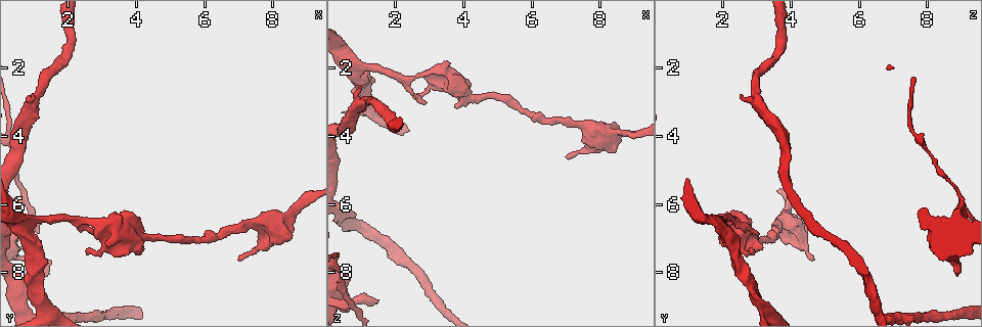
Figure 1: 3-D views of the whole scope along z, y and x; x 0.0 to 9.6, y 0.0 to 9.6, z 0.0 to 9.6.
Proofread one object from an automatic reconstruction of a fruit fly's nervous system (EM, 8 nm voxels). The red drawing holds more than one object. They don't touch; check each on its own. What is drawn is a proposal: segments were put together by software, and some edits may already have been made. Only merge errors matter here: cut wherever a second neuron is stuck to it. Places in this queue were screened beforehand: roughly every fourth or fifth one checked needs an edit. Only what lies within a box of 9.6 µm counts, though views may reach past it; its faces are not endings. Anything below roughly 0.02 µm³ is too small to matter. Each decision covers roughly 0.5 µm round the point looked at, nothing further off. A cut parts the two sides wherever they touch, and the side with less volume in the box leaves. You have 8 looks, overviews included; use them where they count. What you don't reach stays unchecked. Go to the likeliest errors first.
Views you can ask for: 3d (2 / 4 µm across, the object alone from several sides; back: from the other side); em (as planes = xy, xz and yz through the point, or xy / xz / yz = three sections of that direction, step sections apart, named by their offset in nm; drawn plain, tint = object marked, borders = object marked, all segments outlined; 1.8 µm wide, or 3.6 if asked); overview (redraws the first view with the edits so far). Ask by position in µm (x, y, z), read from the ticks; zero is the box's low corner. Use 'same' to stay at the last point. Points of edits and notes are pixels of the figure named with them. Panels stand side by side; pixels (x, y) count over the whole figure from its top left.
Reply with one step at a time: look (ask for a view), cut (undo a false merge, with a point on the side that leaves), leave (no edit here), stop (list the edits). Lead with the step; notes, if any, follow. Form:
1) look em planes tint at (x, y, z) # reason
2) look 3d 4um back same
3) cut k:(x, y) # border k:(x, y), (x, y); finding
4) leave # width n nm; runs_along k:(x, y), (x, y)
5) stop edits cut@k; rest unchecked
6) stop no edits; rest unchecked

look 3d 2um at (0.65, 6.05, 9.00) # thin arm on a thick one

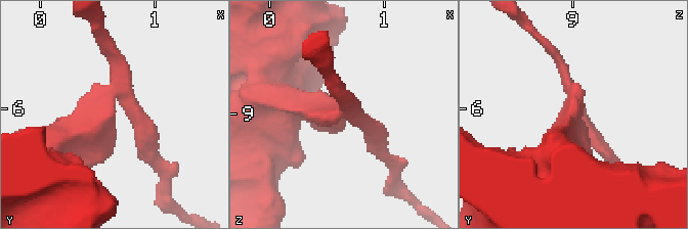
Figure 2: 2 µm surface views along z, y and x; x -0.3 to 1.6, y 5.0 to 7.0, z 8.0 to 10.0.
look em xy step 8 tint at (0.60, 6.04, 9.00) # arms 3

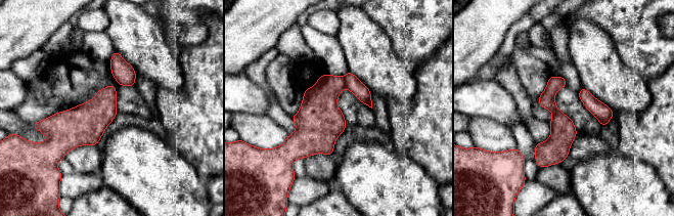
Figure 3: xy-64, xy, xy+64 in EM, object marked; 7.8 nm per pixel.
look em planes tint same

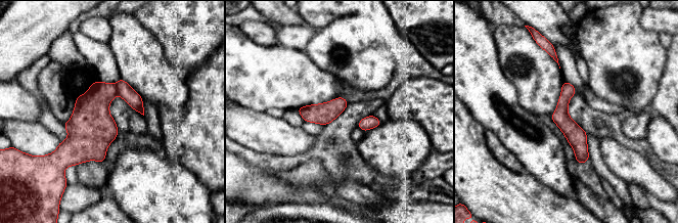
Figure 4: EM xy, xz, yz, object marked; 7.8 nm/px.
cut 4:(125, 91) # border 4:(115, 85), (117, 94); two neurons meet here

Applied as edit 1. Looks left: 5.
look overview

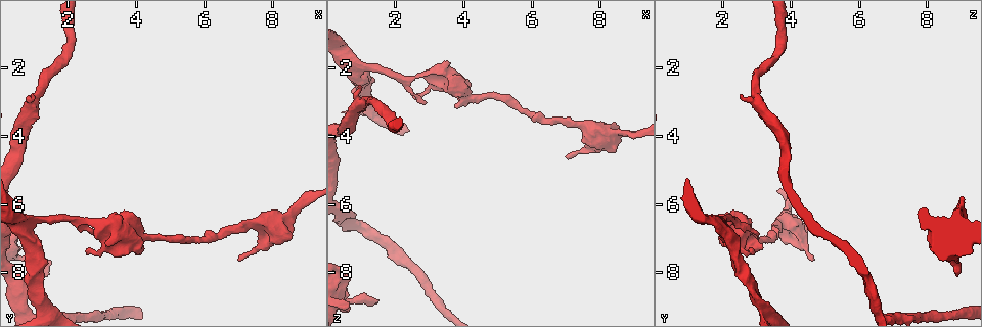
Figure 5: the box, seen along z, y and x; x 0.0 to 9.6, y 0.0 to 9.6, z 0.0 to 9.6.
look 3d 4um back at (8.15, 6.55, 4.00) # thick turns thin

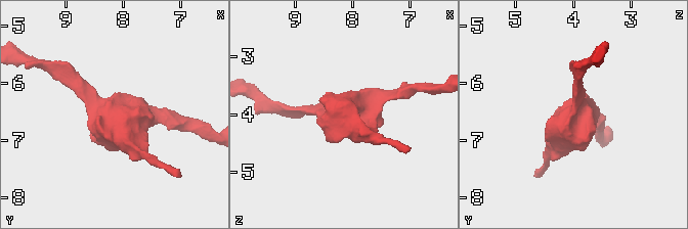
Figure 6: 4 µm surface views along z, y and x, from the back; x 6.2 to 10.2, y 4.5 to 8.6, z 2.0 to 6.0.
look em planes borders at (8.10, 6.55, 3.95) # need the tissue

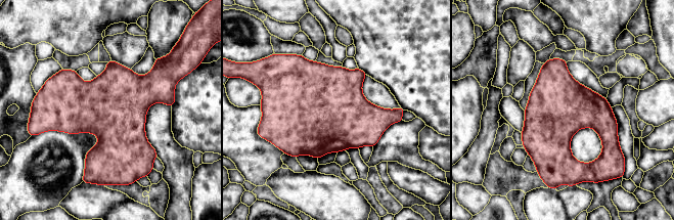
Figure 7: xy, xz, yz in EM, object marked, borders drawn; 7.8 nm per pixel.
leave # one neuron here

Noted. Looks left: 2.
look em xy step 16 tint at (0.80, 6.45, 1.90) # branch point

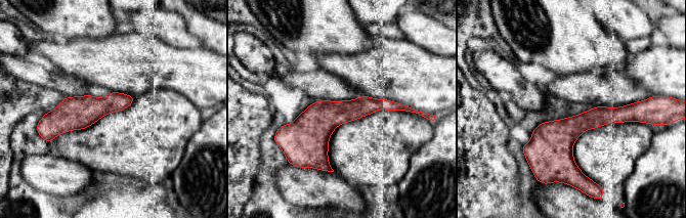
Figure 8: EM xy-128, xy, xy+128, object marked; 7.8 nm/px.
look em planes tint same # another direction

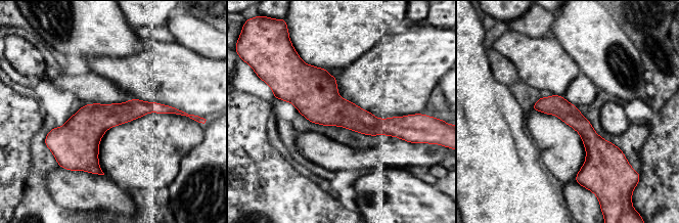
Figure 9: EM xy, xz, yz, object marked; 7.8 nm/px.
leave # runs_along 9:(283, 96), (314, 96), (369, 125), (403, 120); continuous, no second neuron

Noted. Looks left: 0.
stop edits cut@4; rest unchecked

